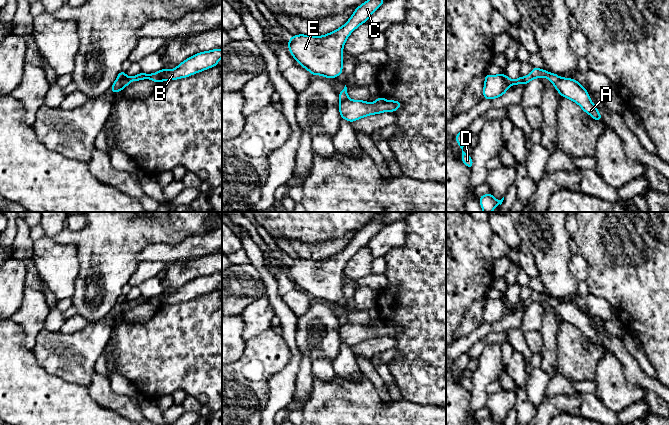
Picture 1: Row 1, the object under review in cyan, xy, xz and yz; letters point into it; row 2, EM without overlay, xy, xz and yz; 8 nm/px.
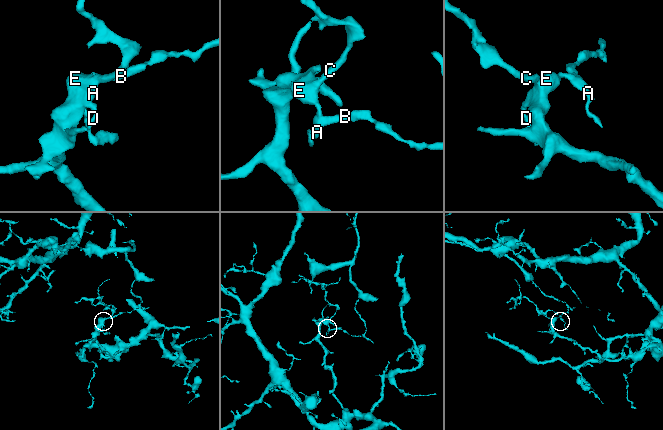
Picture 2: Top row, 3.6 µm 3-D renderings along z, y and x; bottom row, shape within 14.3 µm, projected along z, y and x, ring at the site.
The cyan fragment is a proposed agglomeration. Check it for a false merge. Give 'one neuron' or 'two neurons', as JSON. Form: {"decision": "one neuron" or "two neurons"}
{"decision": "two neurons"}

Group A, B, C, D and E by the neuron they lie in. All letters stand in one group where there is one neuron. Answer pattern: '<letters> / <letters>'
A B / C D E

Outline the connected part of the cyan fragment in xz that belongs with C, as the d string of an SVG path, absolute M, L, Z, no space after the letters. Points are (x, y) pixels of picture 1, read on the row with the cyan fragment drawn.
M367 0L358 6L350 19L340 28L323 36L299 34L288 40L289 52L300 66L313 76L336 78L343 73L343 47L349 35L367 22L385 0Z

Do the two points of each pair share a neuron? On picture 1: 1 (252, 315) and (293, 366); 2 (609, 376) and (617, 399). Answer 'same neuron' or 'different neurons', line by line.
1: different neurons
2: same neuron

